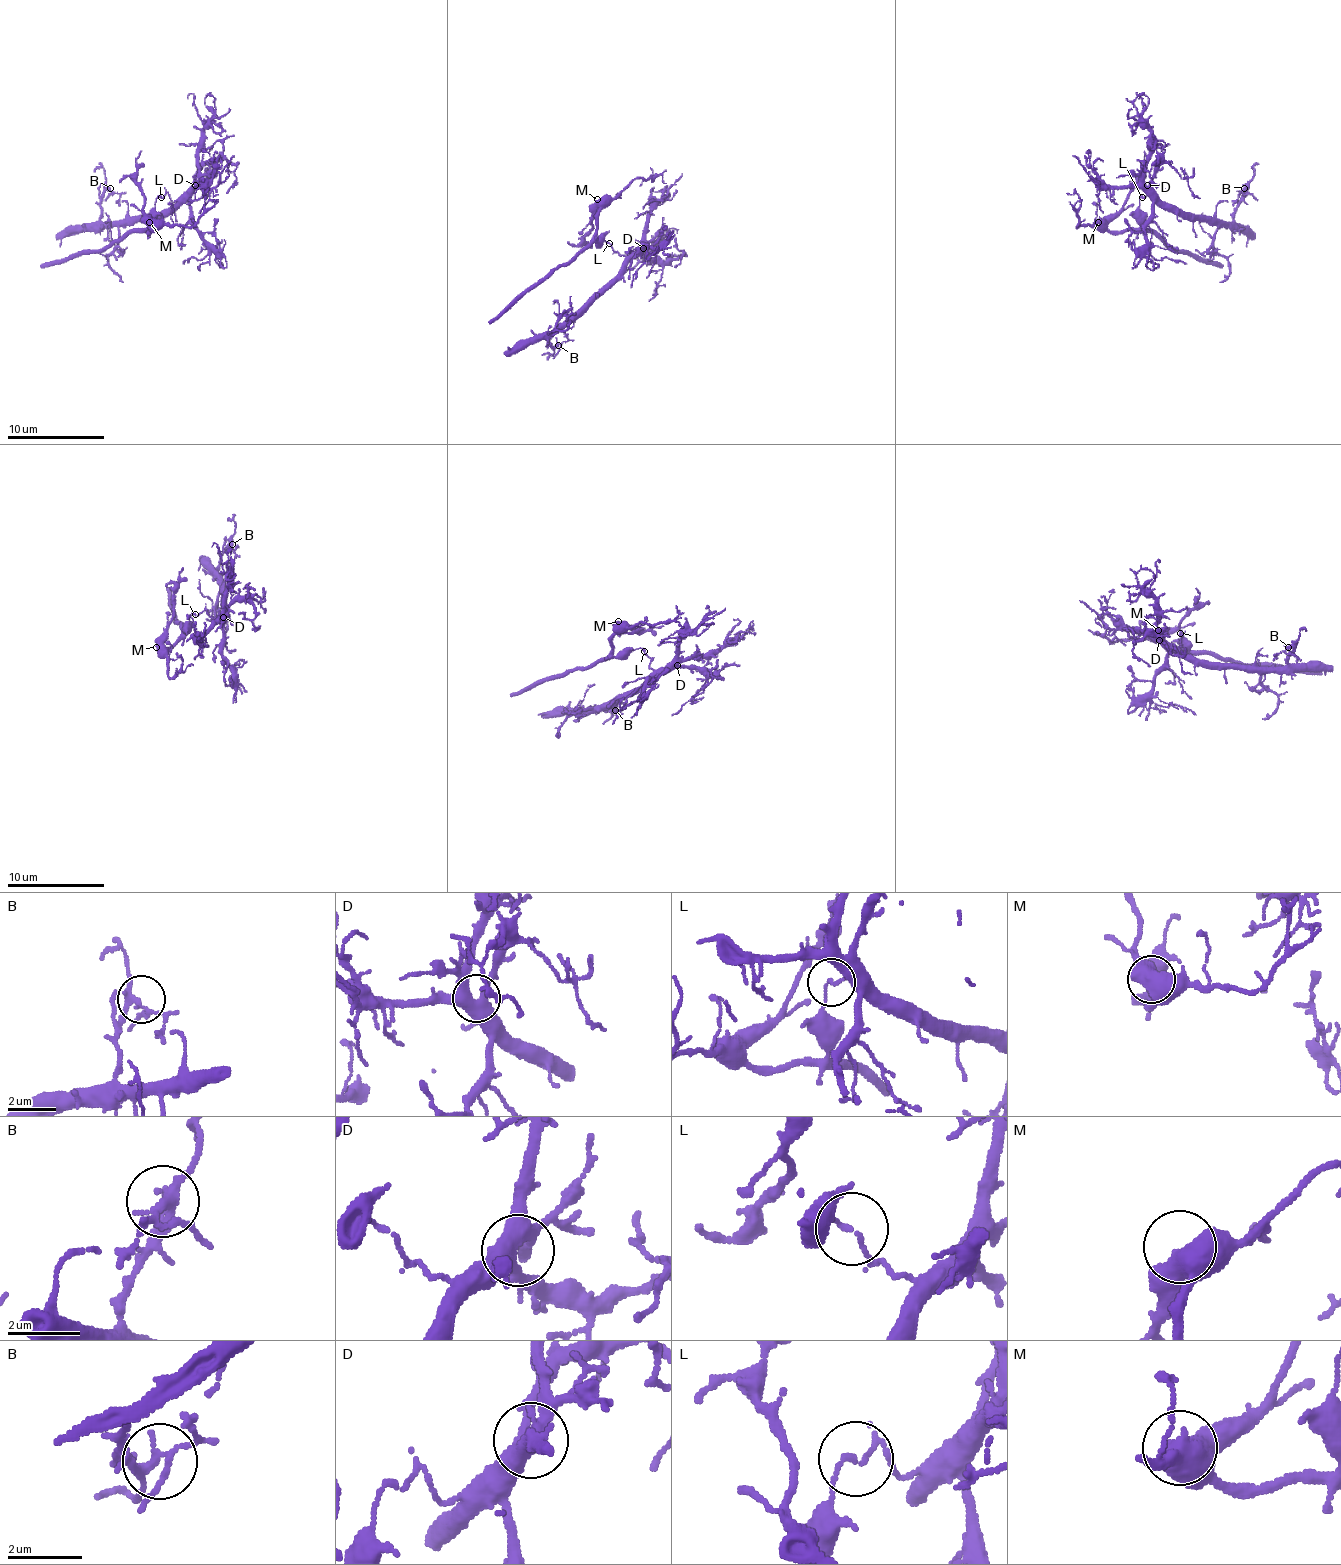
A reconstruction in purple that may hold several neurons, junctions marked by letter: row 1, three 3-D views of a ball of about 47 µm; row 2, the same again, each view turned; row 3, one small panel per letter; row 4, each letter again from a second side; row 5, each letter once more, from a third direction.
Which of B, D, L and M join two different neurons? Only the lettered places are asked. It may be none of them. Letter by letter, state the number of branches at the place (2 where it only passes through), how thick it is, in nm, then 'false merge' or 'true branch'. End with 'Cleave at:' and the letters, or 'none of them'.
B: branches 4; calibre 220 nm; true branch
D: branches 4; calibre 460 nm; true branch
L: branches 2; calibre 120 nm; false merge
M: branches 2; calibre 500 nm; true branch
Cleave at: L

